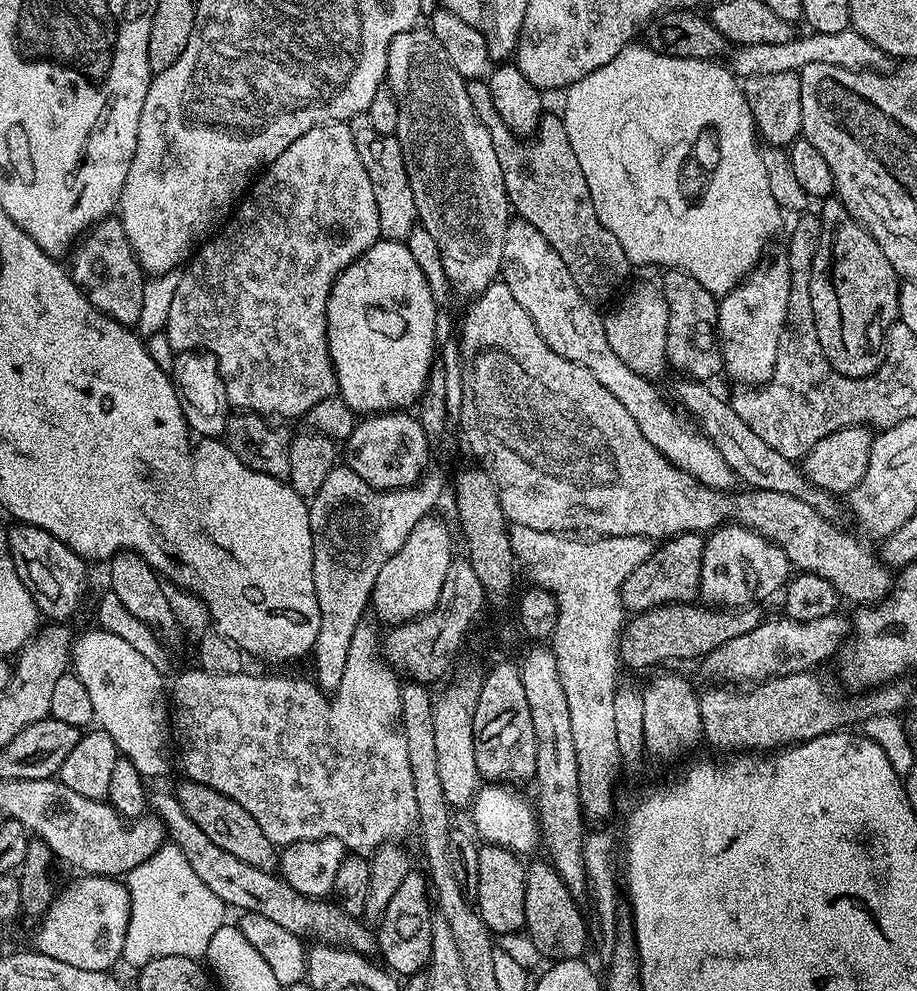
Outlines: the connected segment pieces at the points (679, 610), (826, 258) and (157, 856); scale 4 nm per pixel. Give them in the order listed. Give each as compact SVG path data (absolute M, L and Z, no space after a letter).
M699 603L691 604L663 604L657 608L651 608L648 612L635 613L625 623L620 634L620 647L618 656L632 668L652 668L663 660L696 660L709 656L718 646L726 646L726 642L740 637L742 634L750 634L760 624L762 613L759 607L746 608L717 608L715 606L701 606Z
M828 198L818 211L820 241L812 263L810 302L822 350L843 376L873 376L884 360L888 329L897 323L901 277L882 254L876 237L858 223L839 198Z
M166 842L154 855L146 858L146 862L134 866L126 874L126 883L132 909L122 957L125 965L143 966L154 958L167 956L203 957L210 946L210 938L226 922L226 905L220 901L218 894L214 894L214 890L210 890L210 886L206 886L206 882L202 882L202 878L198 878L198 874L194 874L186 854L182 854L182 850L174 843Z

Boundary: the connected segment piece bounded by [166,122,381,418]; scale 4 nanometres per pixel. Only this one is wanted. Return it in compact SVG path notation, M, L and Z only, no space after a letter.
M329 122L327 124L319 124L314 126L314 130L306 130L306 134L302 134L302 138L297 138L294 142L290 142L290 146L286 146L286 150L282 150L282 154L278 154L278 158L274 158L274 162L269 164L267 168L259 173L258 179L249 187L246 195L235 205L234 211L228 217L226 223L211 238L203 241L195 249L194 255L183 265L182 271L179 273L180 281L176 284L176 289L172 292L172 301L168 304L168 340L166 336L166 344L172 347L173 353L190 352L193 350L203 350L209 352L216 360L216 365L220 371L222 382L226 386L226 394L228 395L229 405L233 409L242 412L254 412L257 416L265 418L284 418L280 416L297 416L303 418L312 407L318 405L323 399L337 395L336 387L336 371L332 365L332 359L328 353L328 323L326 322L326 306L330 298L330 290L334 286L334 282L342 274L342 270L346 270L346 266L350 266L359 256L366 250L370 250L370 246L374 246L377 240L381 239L380 227L378 226L378 206L374 202L374 186L370 186L370 178L366 178L366 169L362 167L362 158L358 158L358 150L354 147L354 134L352 133L351 123L348 122Z

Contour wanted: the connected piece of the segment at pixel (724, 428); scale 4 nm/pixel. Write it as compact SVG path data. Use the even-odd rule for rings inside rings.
M680 378L673 386L672 392L696 415L695 423L699 431L703 432L706 438L710 438L710 442L714 442L718 454L726 458L726 466L730 466L737 481L745 480L748 483L745 485L752 490L774 490L778 494L802 498L806 506L813 506L814 510L826 519L838 519L840 504L842 508L841 497L835 492L827 492L811 484L798 467L797 461L786 458L786 454L778 454L778 450L766 446L766 442L762 442L762 438L758 438L758 434L754 434L754 430L750 430L750 426L746 426L746 422L742 422L738 414L734 414L731 403L725 397L723 400L718 393L711 392L708 387L707 383L698 380Z

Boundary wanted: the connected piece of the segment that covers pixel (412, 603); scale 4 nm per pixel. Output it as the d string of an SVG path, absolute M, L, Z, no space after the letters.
M436 514L422 517L421 521L410 531L410 536L403 542L400 552L394 554L386 566L378 573L377 581L374 582L371 594L371 607L376 607L375 619L384 626L406 624L410 620L416 620L425 616L429 610L436 606L438 594L442 594L442 582L446 582L446 570L452 564L452 532L444 520L439 520Z

